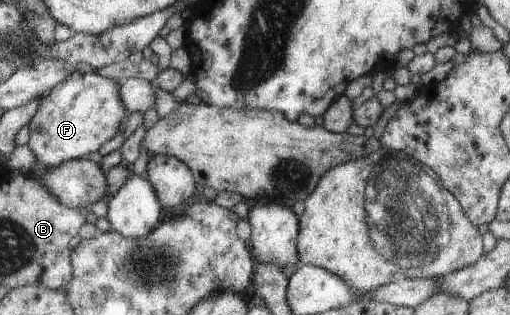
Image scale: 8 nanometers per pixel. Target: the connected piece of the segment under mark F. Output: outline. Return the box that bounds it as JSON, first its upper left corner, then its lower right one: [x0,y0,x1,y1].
[29,62,125,167]

